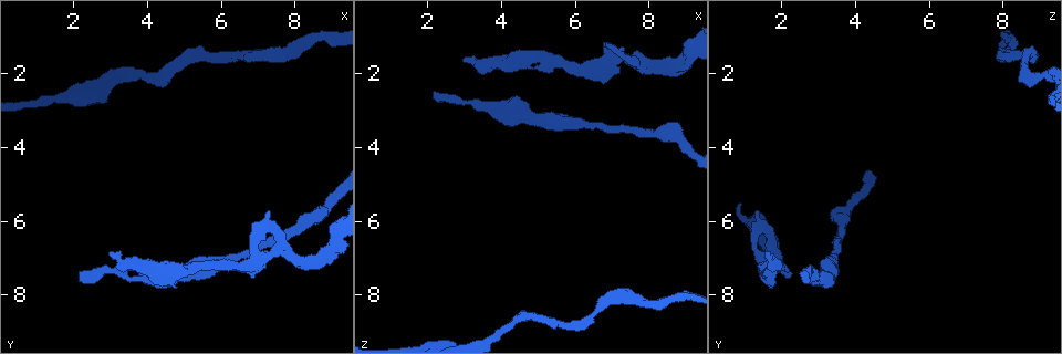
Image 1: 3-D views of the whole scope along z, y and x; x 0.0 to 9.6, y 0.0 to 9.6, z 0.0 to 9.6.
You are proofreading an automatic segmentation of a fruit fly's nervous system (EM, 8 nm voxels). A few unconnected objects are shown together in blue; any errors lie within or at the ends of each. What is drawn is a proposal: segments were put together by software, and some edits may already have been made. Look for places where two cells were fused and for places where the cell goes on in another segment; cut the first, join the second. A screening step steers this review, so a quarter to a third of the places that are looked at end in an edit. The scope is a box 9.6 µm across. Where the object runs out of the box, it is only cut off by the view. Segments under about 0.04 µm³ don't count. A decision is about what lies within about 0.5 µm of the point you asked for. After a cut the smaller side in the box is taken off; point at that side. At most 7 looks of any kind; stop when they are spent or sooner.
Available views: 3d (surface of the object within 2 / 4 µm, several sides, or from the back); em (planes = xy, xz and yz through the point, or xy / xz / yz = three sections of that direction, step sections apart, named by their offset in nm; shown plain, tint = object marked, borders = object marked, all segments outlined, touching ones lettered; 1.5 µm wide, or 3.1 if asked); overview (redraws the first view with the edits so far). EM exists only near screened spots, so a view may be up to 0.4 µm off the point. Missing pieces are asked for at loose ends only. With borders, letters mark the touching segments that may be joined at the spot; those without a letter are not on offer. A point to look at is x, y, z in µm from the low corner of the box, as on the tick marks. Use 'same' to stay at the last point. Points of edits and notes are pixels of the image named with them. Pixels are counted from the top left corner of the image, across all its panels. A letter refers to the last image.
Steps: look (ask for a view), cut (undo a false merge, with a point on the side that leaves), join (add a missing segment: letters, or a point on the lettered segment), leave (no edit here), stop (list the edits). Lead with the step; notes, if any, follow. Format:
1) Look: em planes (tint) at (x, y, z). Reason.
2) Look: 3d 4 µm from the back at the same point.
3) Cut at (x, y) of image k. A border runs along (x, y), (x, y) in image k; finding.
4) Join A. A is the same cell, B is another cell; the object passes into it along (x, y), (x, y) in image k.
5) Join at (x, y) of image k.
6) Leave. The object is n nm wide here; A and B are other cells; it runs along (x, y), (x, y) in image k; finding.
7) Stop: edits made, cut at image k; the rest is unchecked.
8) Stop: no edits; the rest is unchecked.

Look: em planes (plain) at (2.20, 7.35, 2.45). Branch stops here.

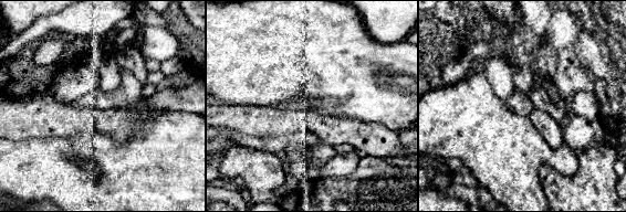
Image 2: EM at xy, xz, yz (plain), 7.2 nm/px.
Look: em planes (borders) at the same point.

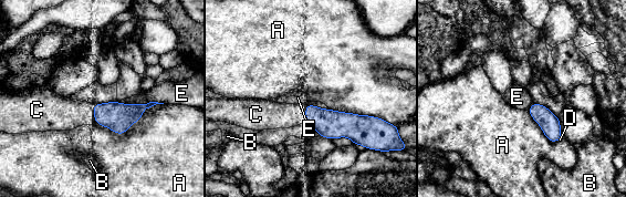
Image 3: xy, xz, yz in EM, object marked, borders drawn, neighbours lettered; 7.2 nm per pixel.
Join C. The longest contact is with A, 500 nm; C is the same cell, A, B, D and E are other cells; it goes on there.

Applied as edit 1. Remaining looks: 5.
Look: overview.

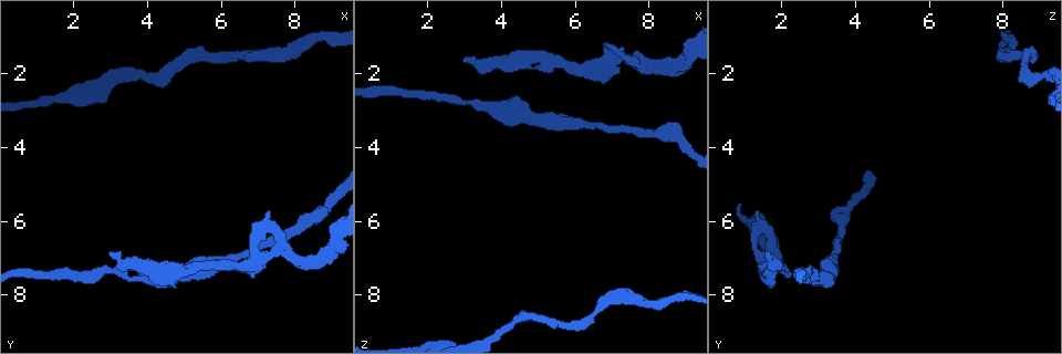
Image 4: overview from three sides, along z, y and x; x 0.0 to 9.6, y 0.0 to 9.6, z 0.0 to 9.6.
Look: em planes (borders) at (6.85, 7.55, 2.25). Branch stops here.

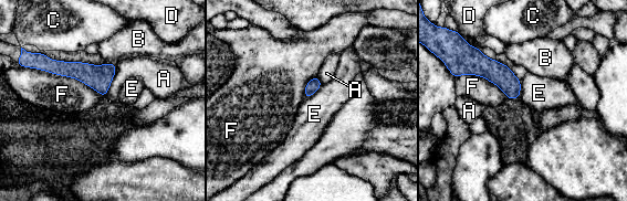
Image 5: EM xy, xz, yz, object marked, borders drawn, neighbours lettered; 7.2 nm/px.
Leave. A, B, C, D, E and F are other cells; it runs along (46, 65), (80, 71), (113, 70) in image 5; none of them fits.

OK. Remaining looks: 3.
Look: 3d 2 µm at (4.70, 7.70, 1.70). An open end.

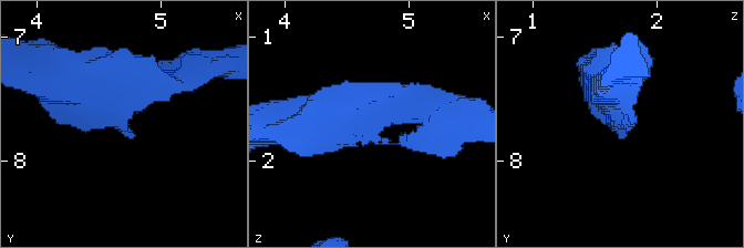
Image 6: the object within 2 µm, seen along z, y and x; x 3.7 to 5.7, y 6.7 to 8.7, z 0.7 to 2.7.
Look: em planes (borders) at (4.64, 7.70, 1.72).

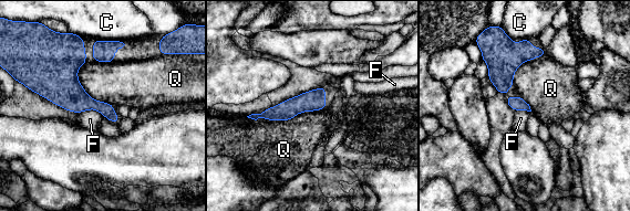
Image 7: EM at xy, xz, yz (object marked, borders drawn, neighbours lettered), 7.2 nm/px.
Leave. C, F and Q are other cells; it runs along (322, 90), (286, 111), (254, 116) in image 7; none of them fits.

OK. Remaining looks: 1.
Stop: edits made, join at image 3; the rest is unchecked.

